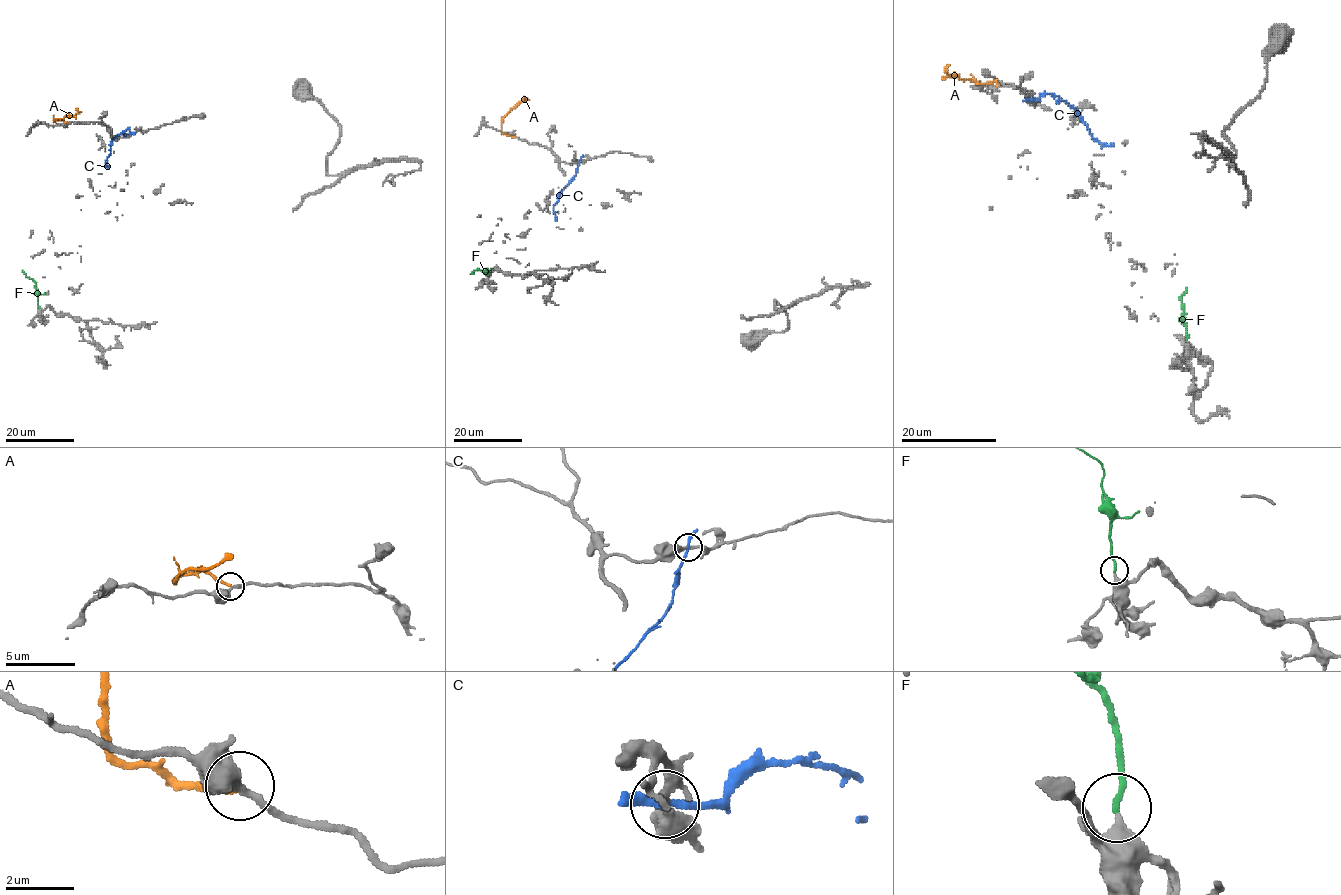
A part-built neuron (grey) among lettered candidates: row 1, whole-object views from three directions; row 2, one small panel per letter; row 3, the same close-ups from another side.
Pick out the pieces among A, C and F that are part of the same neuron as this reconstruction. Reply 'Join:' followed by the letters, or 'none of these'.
Join: F

